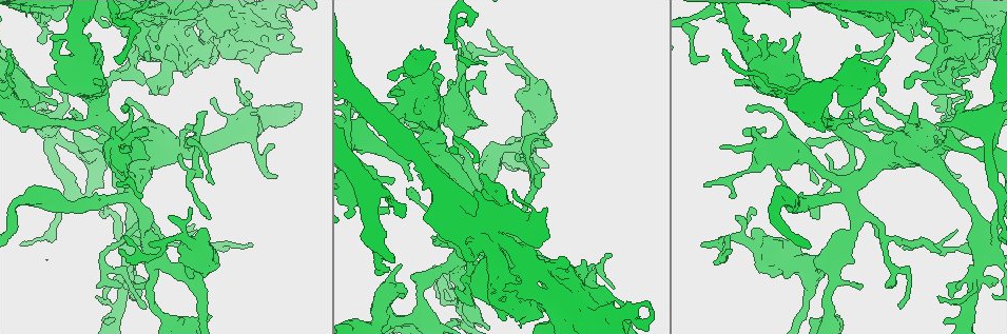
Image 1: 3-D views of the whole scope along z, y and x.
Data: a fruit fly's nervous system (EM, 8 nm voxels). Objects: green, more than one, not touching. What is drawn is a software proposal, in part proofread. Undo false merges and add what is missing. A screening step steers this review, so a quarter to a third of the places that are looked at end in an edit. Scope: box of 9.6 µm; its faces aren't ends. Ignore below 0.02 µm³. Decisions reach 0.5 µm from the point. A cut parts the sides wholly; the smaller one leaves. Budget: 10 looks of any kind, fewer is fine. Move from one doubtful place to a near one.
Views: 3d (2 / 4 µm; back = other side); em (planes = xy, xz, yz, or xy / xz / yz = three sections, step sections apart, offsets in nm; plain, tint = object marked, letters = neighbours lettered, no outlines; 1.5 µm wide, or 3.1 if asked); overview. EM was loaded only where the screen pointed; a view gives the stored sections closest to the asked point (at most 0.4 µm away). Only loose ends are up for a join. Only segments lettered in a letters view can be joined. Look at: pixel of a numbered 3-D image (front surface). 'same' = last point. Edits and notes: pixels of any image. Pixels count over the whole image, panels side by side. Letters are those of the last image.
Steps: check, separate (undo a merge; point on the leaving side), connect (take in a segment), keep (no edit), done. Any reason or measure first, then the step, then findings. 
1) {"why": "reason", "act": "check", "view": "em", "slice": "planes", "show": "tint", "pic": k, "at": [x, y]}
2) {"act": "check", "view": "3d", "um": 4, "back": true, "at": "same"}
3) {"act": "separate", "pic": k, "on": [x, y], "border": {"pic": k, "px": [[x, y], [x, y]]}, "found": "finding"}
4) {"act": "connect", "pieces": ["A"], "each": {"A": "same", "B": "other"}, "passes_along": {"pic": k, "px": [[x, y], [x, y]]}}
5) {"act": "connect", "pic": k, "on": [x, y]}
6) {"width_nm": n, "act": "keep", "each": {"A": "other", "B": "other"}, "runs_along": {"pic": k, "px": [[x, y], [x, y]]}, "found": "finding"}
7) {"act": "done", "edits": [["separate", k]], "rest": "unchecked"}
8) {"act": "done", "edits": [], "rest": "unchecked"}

{"why": "an open end", "act": "check", "view": "3d", "um": 2, "pic": 1, "at": [74, 117]}

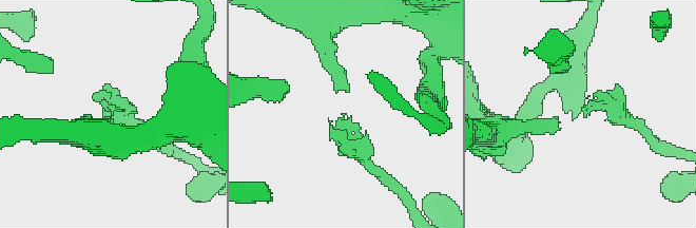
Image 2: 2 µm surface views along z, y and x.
{"why": "need the tissue", "act": "check", "view": "em", "slice": "planes", "show": "letters", "pic": 2, "at": [344, 87]}

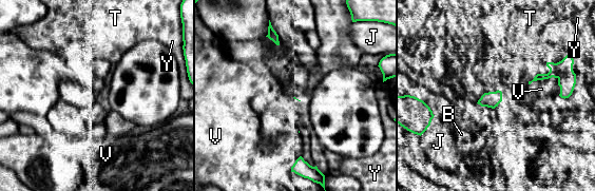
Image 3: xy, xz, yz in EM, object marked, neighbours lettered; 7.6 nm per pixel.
{"longest_contact_nm": ["V", 170], "act": "keep", "each": {"B": "other", "J": "other", "T": "other", "V": "other", "Y": "other"}, "found": "no lettered segment goes on from it"}

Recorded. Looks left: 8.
{"why": "branch stops here", "act": "check", "view": "em", "slice": "xy", "step": 8, "show": "tint", "pic": 1, "at": [861, 53]}

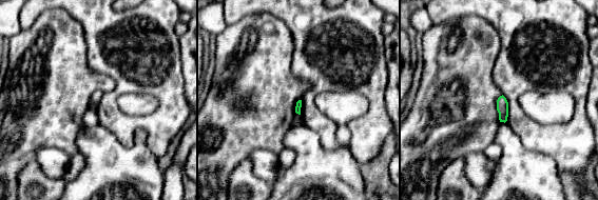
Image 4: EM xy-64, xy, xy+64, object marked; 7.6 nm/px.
{"why": "another direction", "act": "check", "view": "em", "slice": "planes", "show": "letters", "at": "same"}

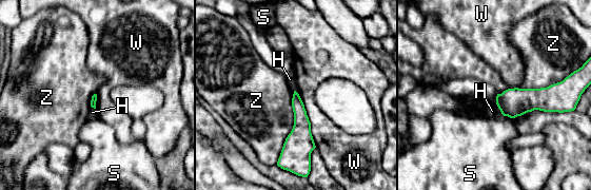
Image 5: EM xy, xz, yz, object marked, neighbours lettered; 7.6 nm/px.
{"longest_contact_nm": ["Z", 600], "act": "keep", "each": {"H": "other", "S": "other", "W": "other", "Z": "other"}, "border": {"pic": 5, "px": [[294, 90], [293, 128], [276, 164]]}, "found": "no lettered segment goes on from it"}

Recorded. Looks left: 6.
{"why": "free end", "act": "check", "view": "em", "slice": "planes", "show": "letters", "pic": 1, "at": [119, 287]}

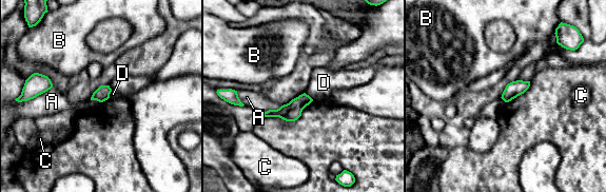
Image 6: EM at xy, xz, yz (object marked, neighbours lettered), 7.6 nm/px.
{"width_nm": 110, "act": "keep", "each": {"A": "other", "B": "other", "C": "other", "D": "other"}, "border": {"pic": 6, "px": [[305, 92], [313, 99]]}, "found": "none of them fits"}

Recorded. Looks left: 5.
{"why": "calibre changes", "act": "check", "view": "em", "slice": "xz", "step": 4, "show": "tint", "pic": 1, "at": [164, 314]}

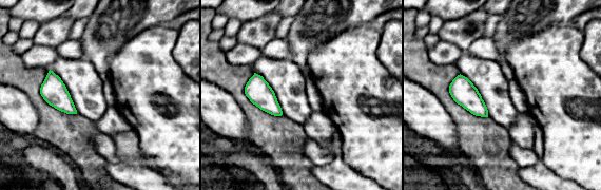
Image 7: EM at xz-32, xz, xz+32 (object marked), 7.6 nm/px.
{"why": "see the neighbours", "act": "check", "view": "em", "slice": "xz", "step": 4, "show": "letters", "at": "same"}

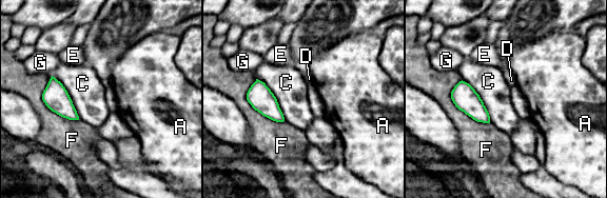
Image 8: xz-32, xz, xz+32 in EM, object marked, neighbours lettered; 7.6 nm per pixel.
{"act": "keep", "each": {"A": "other", "C": "other", "D": "other", "E": "other", "F": "other", "G": "other"}, "border": {"pic": 8, "px": [[52, 76], [66, 91], [79, 119]]}, "found": "all the same neuron"}

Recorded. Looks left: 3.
{"act": "done", "edits": [], "rest": "unchecked"}

